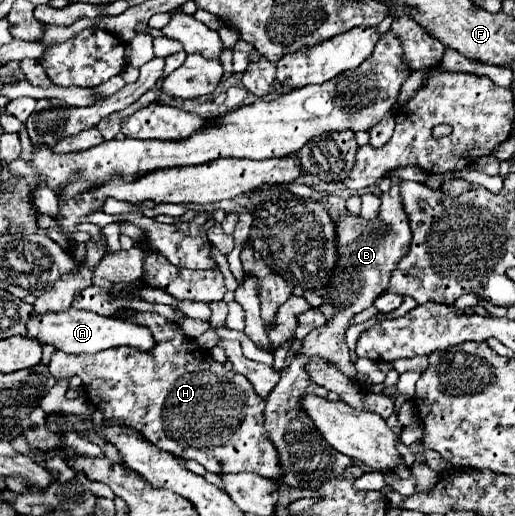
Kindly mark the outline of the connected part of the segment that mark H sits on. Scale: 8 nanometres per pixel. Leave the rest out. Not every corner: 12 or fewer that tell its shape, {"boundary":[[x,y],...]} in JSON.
{"boundary":[[176,322],[56,350],[104,420],[214,474],[284,476],[266,400]]}

